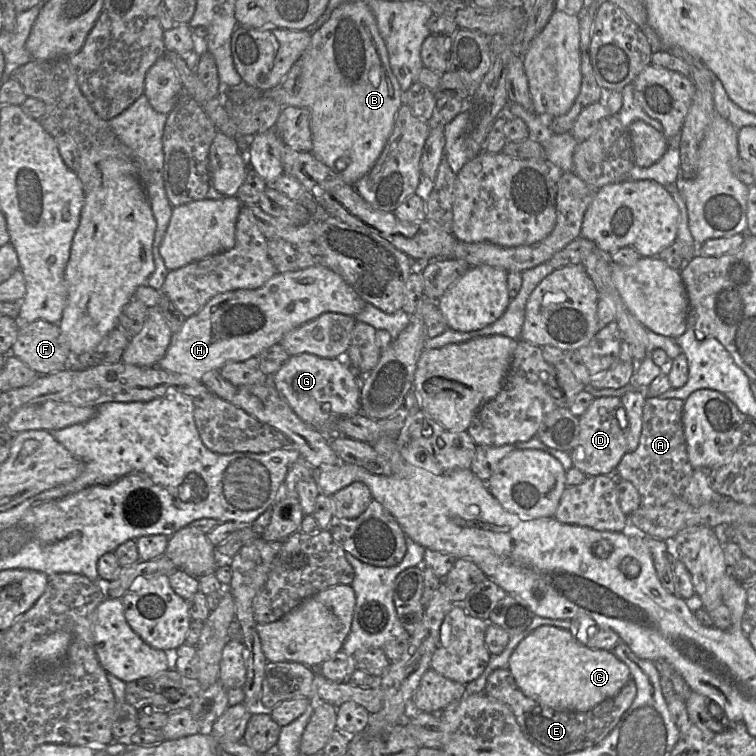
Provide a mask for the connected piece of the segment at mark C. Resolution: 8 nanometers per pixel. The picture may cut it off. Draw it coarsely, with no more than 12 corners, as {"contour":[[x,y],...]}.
{"contour":[[540,626],[508,661],[522,693],[585,712],[631,679],[612,651]]}

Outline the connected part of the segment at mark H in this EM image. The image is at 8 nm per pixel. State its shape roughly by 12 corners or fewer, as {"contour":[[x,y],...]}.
{"contour":[[324,265],[213,297],[161,369],[197,380],[366,302]]}

